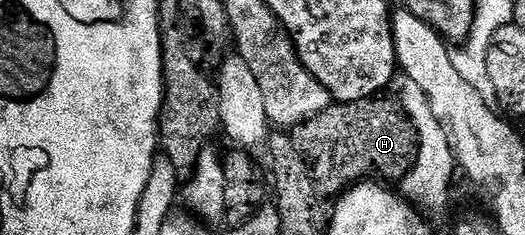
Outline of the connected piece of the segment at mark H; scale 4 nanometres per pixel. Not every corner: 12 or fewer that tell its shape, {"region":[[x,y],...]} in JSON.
{"region":[[395,98],[334,103],[290,136],[322,199],[398,183],[418,133]]}

